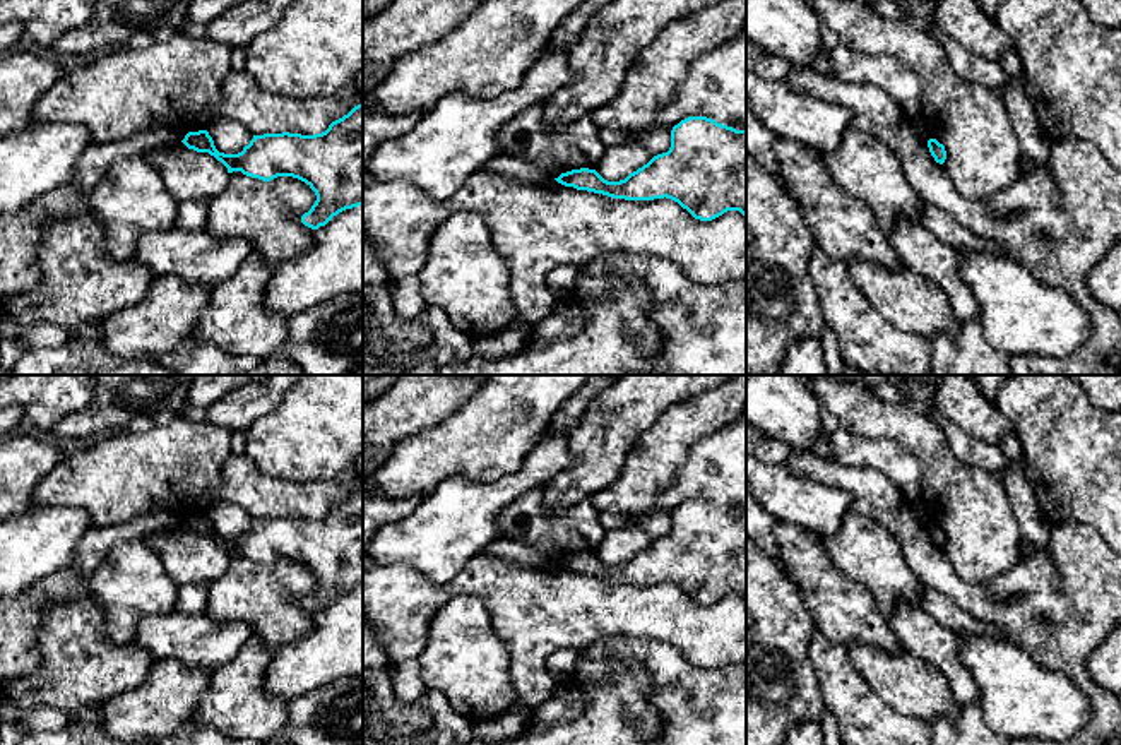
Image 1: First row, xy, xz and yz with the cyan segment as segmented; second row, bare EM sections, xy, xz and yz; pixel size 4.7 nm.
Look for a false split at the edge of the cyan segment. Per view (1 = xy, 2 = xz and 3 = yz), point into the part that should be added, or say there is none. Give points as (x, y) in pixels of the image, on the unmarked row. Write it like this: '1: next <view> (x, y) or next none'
1: next none
2: next none
3: next none

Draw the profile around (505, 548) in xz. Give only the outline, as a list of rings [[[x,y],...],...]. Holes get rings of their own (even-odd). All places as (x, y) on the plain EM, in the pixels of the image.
[[[507,538],[496,539],[495,543],[484,546],[481,553],[531,567],[549,565],[563,557],[558,551],[539,551],[536,548],[525,546],[519,541],[512,541]]]

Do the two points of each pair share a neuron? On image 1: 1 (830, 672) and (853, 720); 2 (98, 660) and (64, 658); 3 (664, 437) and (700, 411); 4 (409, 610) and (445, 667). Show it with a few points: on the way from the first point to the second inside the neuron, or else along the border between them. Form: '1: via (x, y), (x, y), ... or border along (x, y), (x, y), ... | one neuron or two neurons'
1: via (841, 684), (853, 708) | one neuron
2: via (89, 660), (72, 658) | one neuron
3: via (673, 434), (692, 418) | one neuron
4: border along (447, 603), (432, 620), (427, 644), (416, 658) | two neurons

